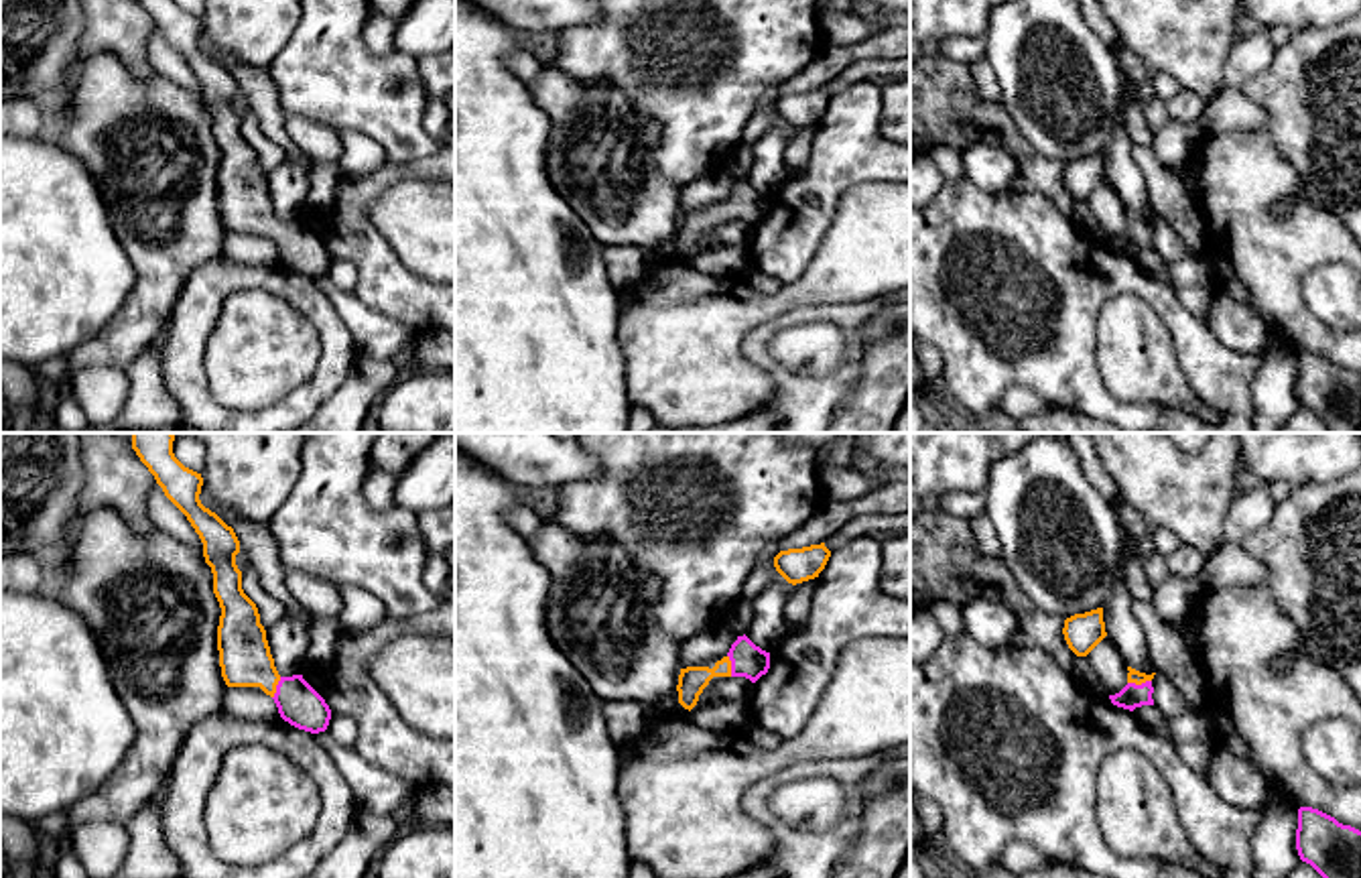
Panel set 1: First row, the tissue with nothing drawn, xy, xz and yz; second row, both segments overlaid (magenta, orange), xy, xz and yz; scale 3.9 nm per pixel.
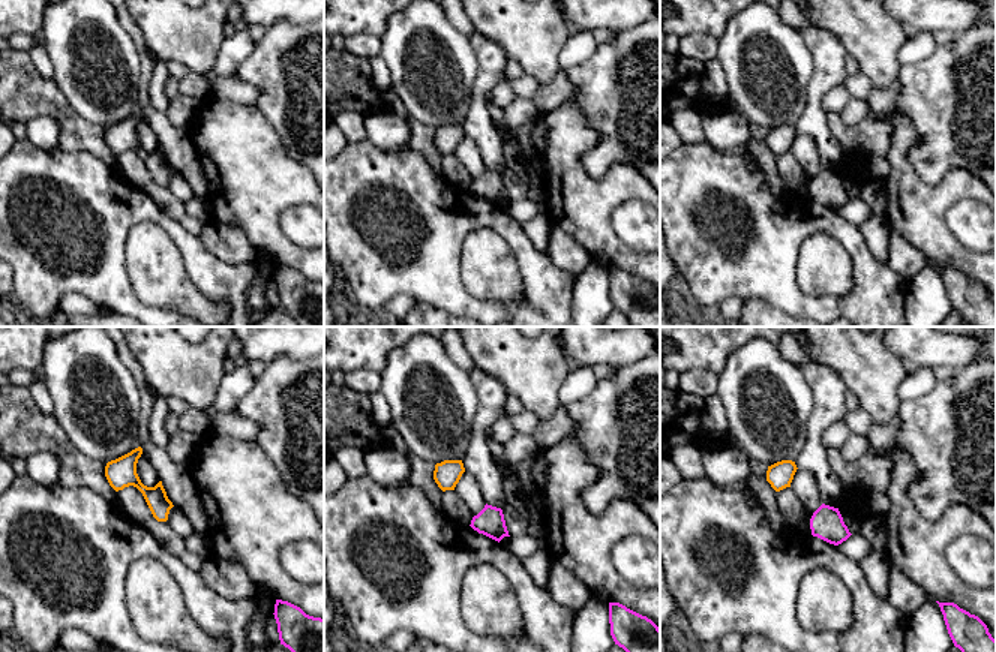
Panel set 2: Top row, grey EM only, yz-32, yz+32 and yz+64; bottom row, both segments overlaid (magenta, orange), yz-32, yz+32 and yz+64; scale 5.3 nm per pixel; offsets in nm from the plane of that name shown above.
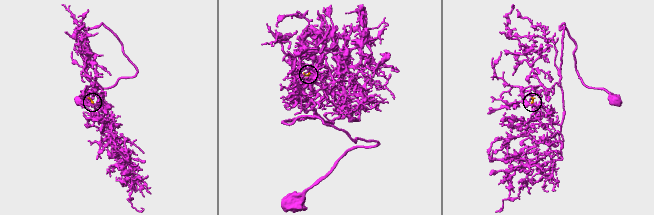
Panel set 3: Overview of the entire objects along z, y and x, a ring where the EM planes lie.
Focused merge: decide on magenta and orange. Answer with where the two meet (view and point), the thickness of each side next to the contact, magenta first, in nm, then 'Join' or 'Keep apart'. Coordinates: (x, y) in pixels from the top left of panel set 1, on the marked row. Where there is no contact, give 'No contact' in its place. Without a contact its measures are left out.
Touches magenta at yz (1138, 685). Thickness 100 nm (magenta) against 50 nm. Join

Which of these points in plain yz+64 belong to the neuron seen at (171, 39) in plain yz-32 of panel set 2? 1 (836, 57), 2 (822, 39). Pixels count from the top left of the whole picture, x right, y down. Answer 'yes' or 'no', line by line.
1: no
2: no

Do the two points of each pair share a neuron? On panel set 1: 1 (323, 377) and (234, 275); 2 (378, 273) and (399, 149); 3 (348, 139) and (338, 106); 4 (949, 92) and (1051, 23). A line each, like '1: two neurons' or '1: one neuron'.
1: one neuron
2: two neurons
3: two neurons
4: two neurons

